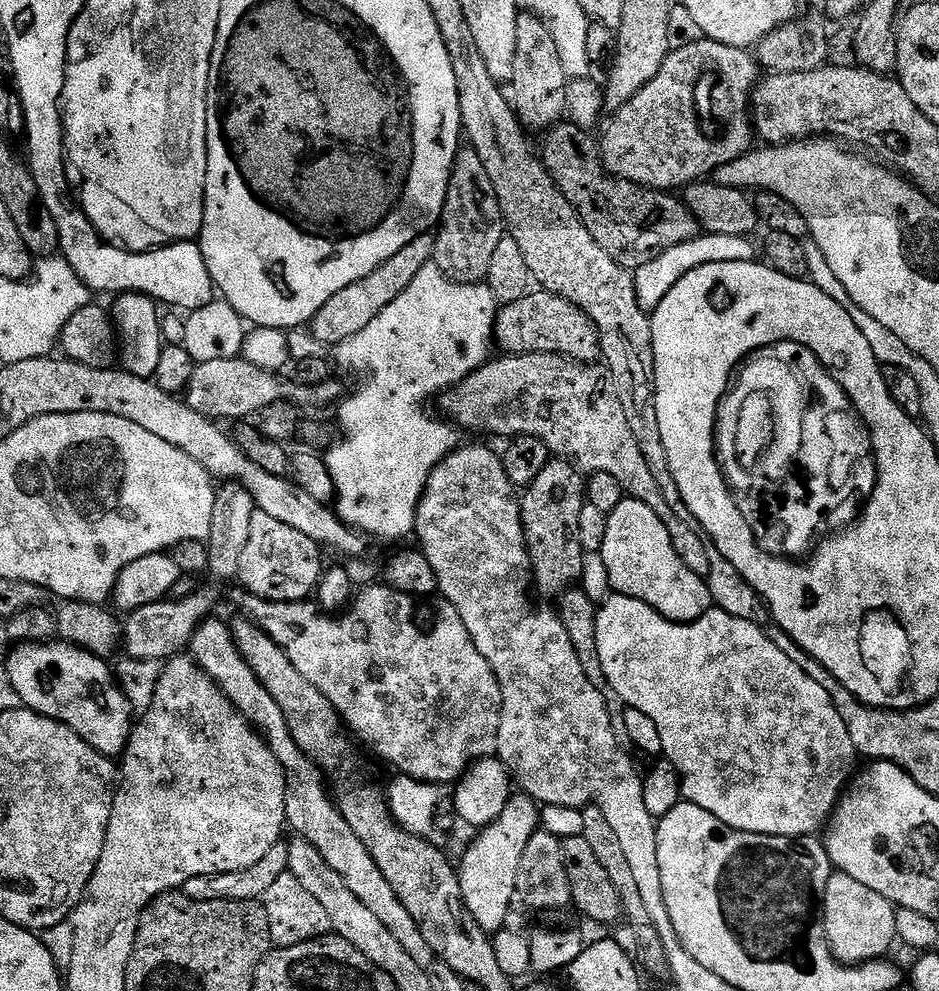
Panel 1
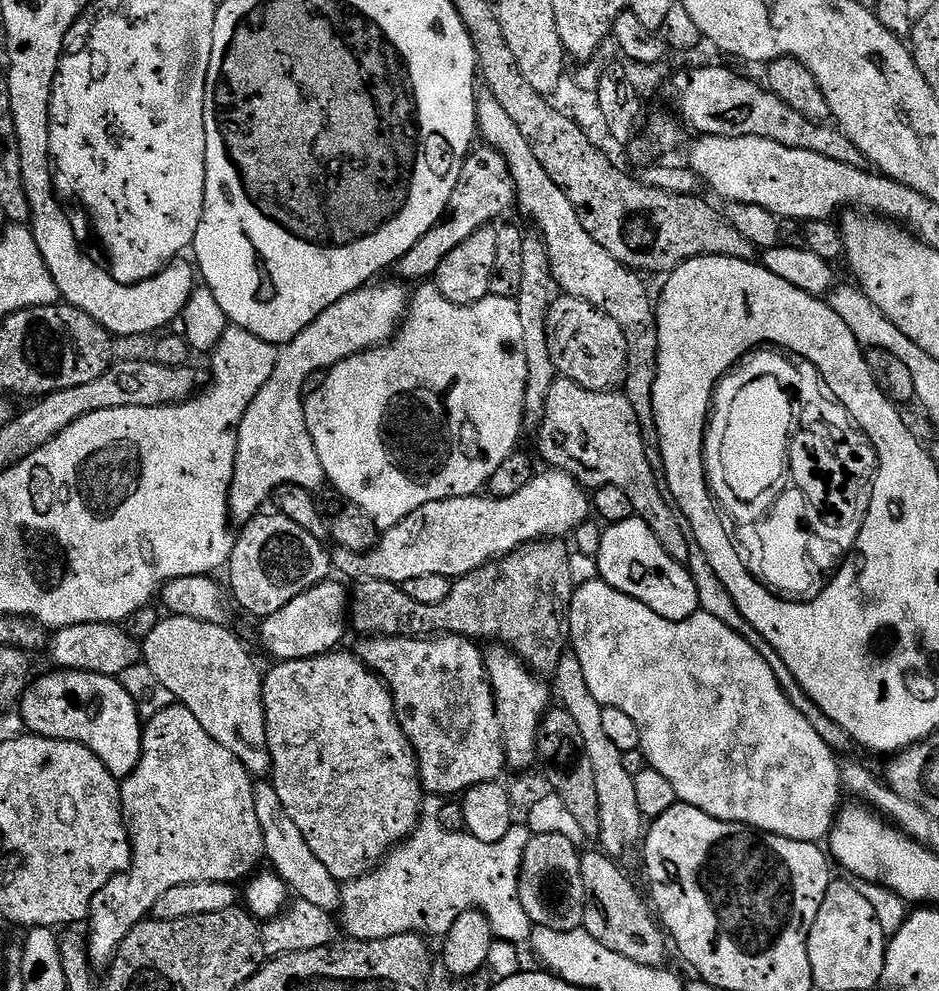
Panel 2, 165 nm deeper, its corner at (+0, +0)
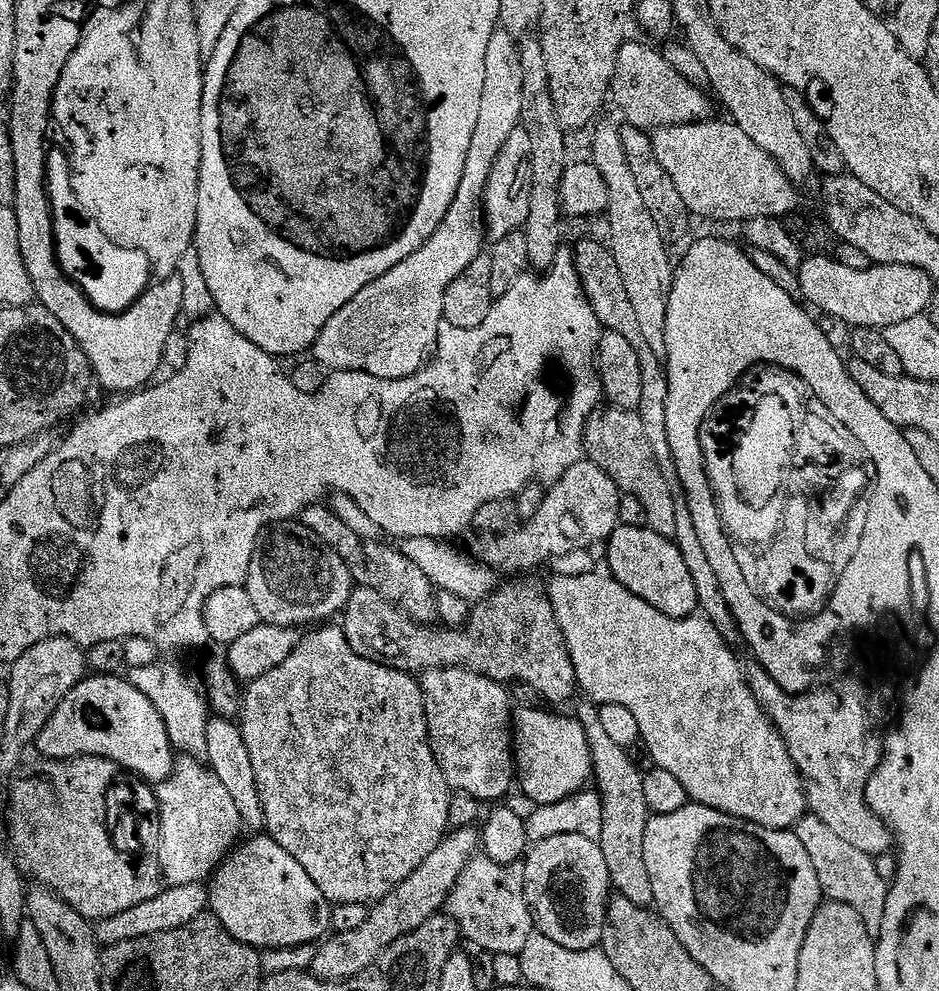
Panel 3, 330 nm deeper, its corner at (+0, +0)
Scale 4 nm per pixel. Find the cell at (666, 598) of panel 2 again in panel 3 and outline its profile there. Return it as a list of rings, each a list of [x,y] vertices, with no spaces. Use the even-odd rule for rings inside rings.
[[[617,526],[608,542],[607,571],[612,579],[617,580],[630,594],[650,602],[654,610],[666,614],[675,620],[687,620],[699,602],[696,593],[696,580],[680,553],[680,548],[667,536],[659,536],[651,528],[626,528]]]

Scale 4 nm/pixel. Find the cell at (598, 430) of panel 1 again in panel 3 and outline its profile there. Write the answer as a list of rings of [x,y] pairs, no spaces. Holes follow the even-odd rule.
[[[611,406],[597,411],[584,431],[584,446],[587,459],[593,460],[599,468],[606,470],[606,474],[614,478],[623,495],[638,498],[638,502],[646,506],[648,527],[659,536],[675,537],[675,532],[680,528],[676,496],[668,485],[671,484],[669,477],[662,474],[654,458],[650,438],[646,438],[646,429],[638,412],[625,412],[622,408]]]

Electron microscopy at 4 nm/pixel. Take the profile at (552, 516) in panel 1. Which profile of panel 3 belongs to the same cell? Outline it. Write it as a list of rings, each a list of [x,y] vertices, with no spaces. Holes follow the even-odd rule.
[[[501,583],[495,592],[491,592],[485,600],[479,601],[473,607],[472,613],[469,614],[468,620],[464,623],[463,628],[446,628],[443,626],[429,626],[420,624],[416,620],[412,620],[402,610],[395,608],[390,602],[386,602],[386,598],[382,598],[382,594],[378,594],[378,590],[367,586],[353,587],[348,604],[344,607],[342,613],[342,627],[346,634],[346,642],[350,642],[350,650],[354,650],[354,654],[358,654],[362,658],[366,658],[370,662],[378,662],[384,664],[387,668],[397,668],[399,672],[407,672],[409,674],[423,674],[429,668],[470,668],[473,672],[482,674],[491,680],[499,680],[501,682],[509,682],[508,680],[517,680],[517,685],[525,688],[533,688],[541,697],[544,696],[549,700],[549,705],[560,706],[556,704],[564,704],[571,698],[575,692],[578,692],[576,682],[576,671],[574,670],[574,662],[570,658],[570,650],[566,646],[566,638],[562,634],[562,626],[558,622],[558,618],[554,614],[554,606],[548,601],[548,593],[543,587],[535,588],[532,584],[504,584]]]

